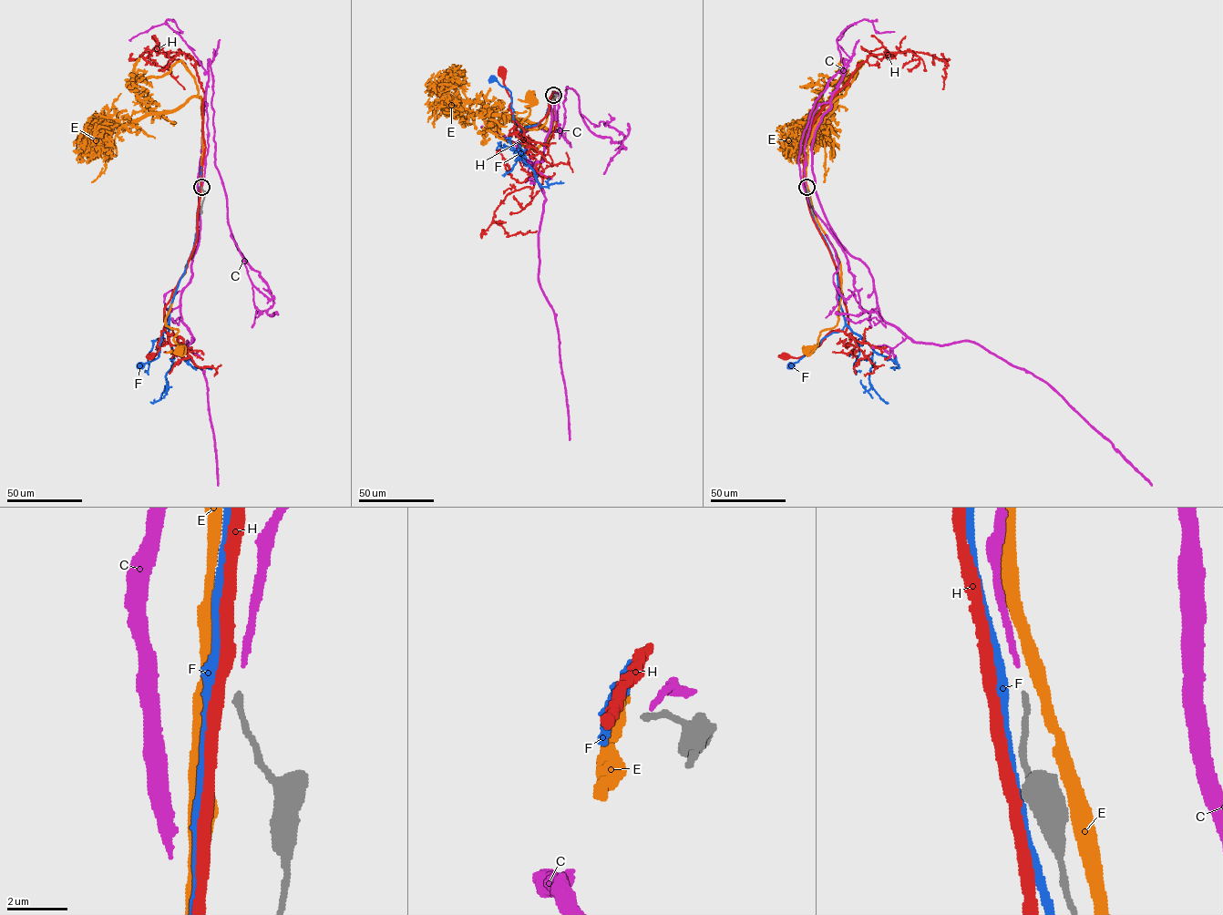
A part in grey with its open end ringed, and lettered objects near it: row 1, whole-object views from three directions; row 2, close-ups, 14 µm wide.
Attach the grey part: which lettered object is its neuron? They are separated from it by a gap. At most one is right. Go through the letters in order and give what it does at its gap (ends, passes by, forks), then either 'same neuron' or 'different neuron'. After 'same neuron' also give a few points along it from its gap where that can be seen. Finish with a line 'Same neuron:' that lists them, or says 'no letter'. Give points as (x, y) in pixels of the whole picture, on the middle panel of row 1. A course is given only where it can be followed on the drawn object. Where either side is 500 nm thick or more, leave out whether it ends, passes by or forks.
C: it ends; same neuron; course (554, 94), (557, 118), (553, 99), (543, 159), (532, 168), (546, 199), (539, 280), (557, 329), (570, 439)
E: it passes by; different neuron
F: it passes by; different neuron
H: it passes by; different neuron
Same neuron: C

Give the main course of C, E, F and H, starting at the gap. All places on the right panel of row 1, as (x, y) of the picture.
C: (806, 186), (829, 102), (815, 190), (879, 315), (1041, 378), (1151, 485)
E: (807, 187), (815, 216), (841, 265), (841, 294), (837, 324), (822, 331), (817, 346), (808, 351)
F: (806, 187), (813, 219), (837, 271), (845, 325), (826, 336), (790, 365)
H: (805, 187), (809, 211), (837, 272), (847, 325), (844, 332), (830, 331), (819, 345), (801, 356), (785, 354)

